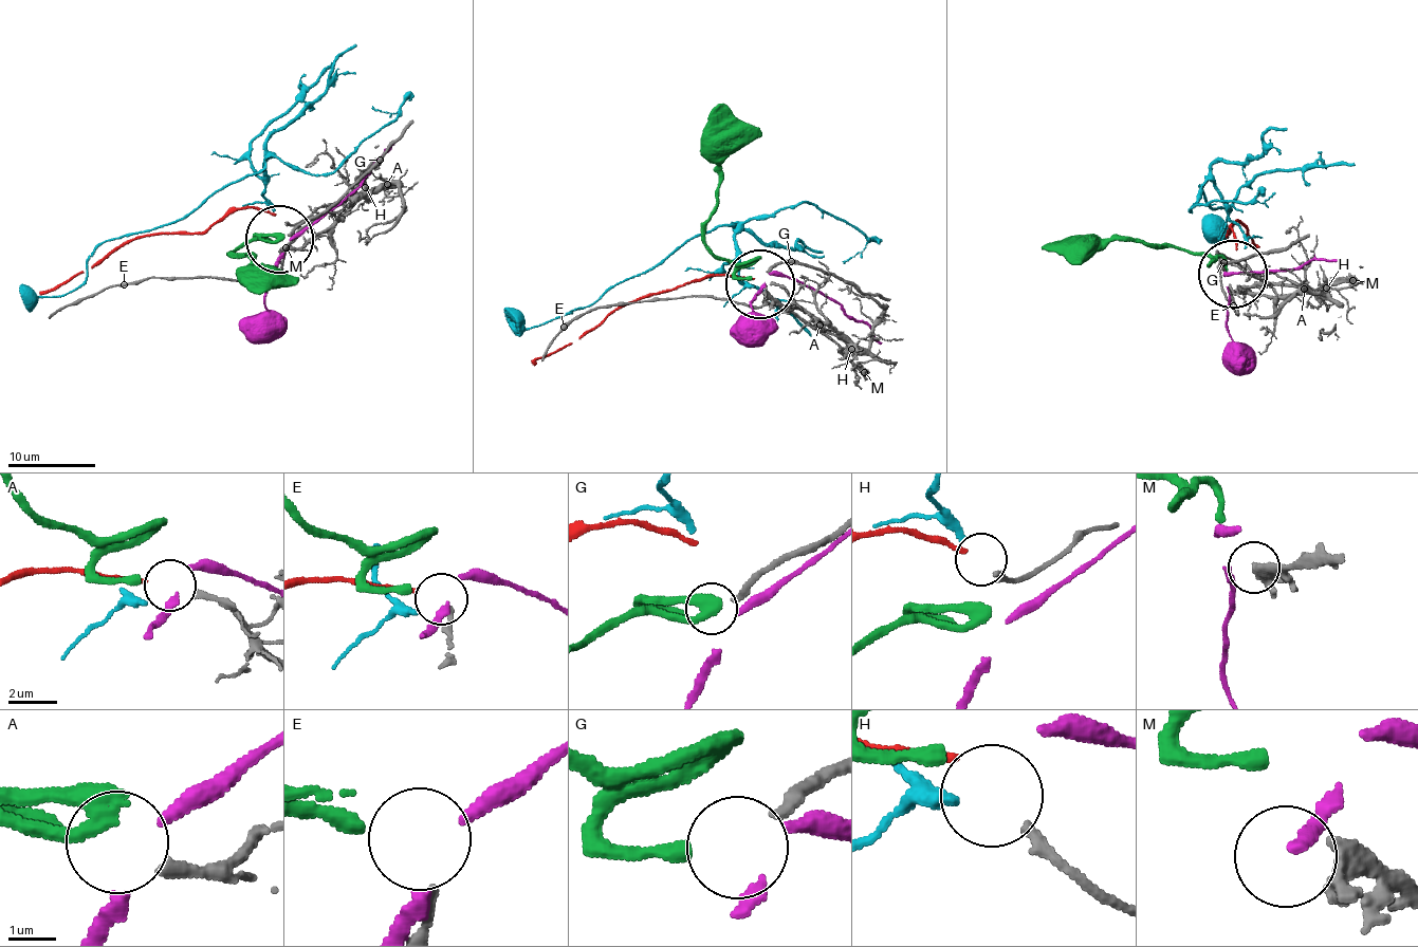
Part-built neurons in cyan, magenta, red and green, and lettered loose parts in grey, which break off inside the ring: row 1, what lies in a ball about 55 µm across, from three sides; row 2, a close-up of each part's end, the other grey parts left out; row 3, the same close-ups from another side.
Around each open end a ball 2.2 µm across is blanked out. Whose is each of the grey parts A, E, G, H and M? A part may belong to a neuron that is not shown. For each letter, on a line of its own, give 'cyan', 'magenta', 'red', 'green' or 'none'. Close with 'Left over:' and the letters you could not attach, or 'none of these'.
A: none
E: none
G: green
H: cyan
M: none
Left over: A, E, M

